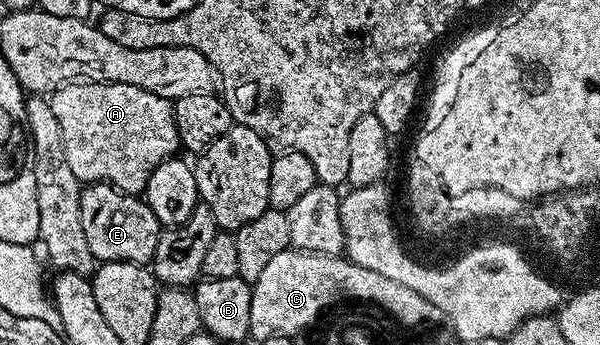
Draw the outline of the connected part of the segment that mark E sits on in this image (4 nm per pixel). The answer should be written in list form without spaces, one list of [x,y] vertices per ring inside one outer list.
[[[89,183],[81,190],[79,215],[83,235],[87,235],[87,247],[91,247],[91,255],[98,262],[152,262],[163,227],[155,219],[155,211],[140,196],[123,193],[104,183]]]

